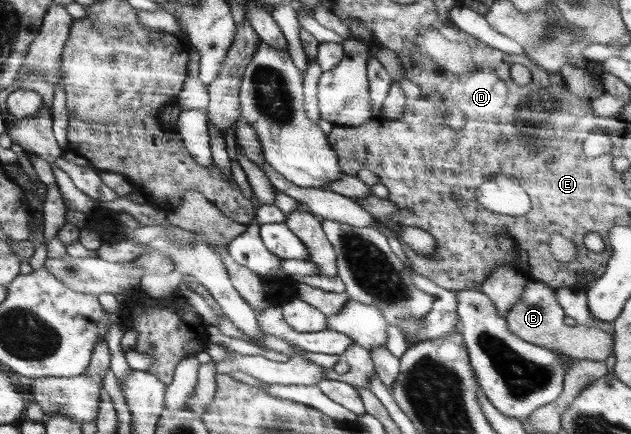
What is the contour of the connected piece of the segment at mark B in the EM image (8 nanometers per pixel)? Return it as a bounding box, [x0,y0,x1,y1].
[506,277,614,361]

